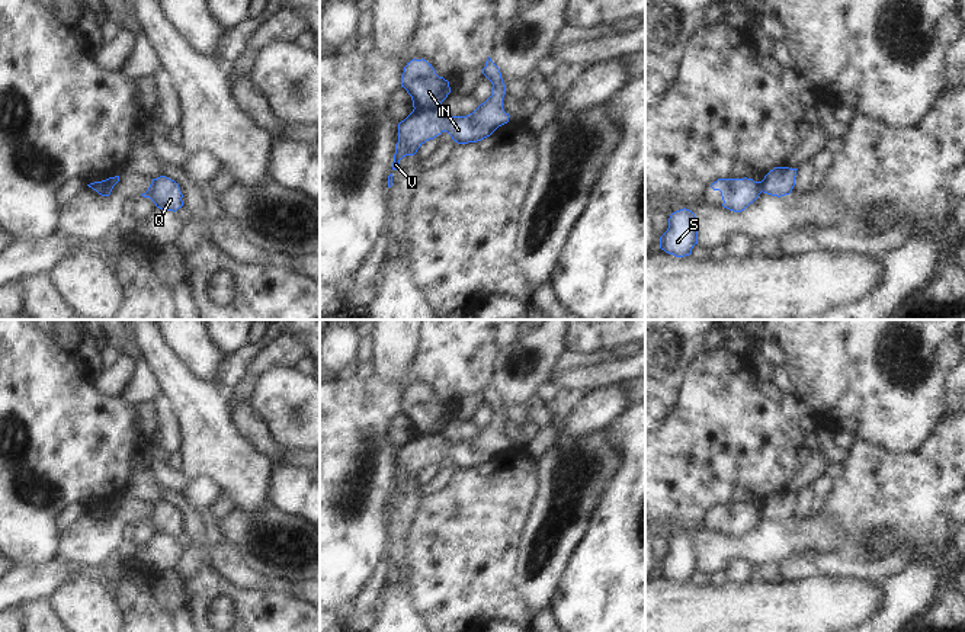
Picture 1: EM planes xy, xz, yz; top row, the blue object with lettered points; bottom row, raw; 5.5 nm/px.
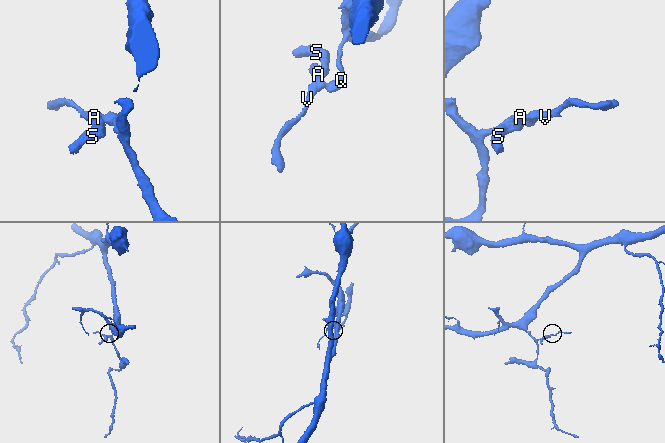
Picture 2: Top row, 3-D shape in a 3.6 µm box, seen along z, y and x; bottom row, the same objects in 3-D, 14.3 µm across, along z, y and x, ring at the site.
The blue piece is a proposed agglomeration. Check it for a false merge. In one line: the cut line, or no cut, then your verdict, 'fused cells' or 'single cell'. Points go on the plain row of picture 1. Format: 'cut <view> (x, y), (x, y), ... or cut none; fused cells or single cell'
cut xz (438, 432), (414, 435); fused cells

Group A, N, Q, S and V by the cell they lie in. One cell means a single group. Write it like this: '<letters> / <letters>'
A S / N Q V

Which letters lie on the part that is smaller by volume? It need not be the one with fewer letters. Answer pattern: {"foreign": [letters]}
{"foreign": ["A", "S"]}

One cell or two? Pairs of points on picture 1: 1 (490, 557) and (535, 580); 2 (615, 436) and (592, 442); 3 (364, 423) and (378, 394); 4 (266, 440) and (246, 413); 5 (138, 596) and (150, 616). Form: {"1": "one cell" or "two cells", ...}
{"1": "two cells", "2": "two cells", "3": "one cell", "4": "one cell", "5": "one cell"}

